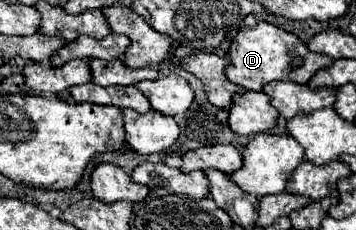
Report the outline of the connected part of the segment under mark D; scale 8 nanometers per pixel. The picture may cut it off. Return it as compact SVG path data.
M259 22L255 28L241 30L229 48L229 58L231 62L225 72L227 78L233 84L239 84L247 90L257 90L257 92L267 82L273 82L273 80L291 80L291 82L307 84L317 70L333 64L333 58L311 52L307 44L301 42L293 32L285 32L269 22Z

